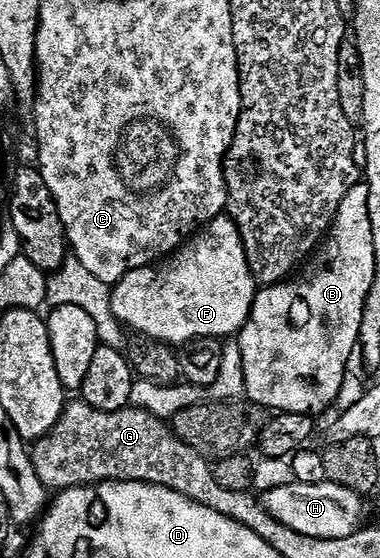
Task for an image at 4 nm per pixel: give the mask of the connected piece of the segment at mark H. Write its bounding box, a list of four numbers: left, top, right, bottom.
[261,483,364,539]

